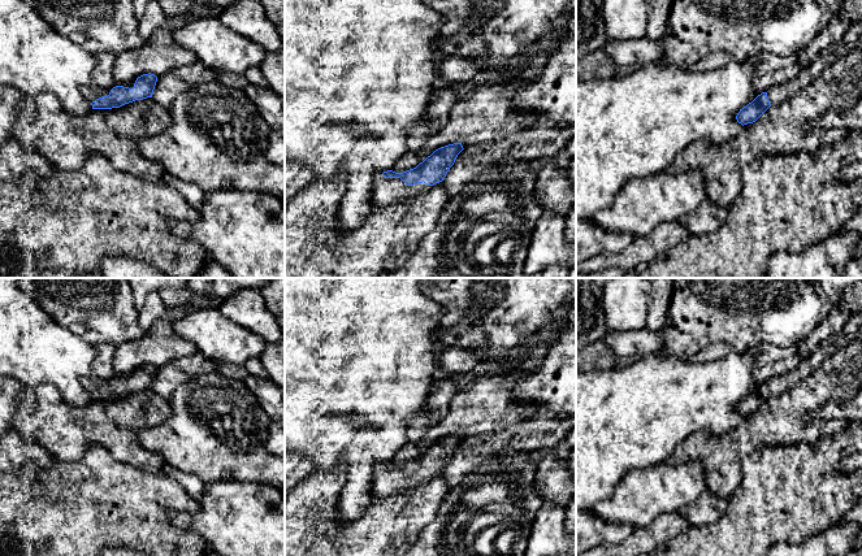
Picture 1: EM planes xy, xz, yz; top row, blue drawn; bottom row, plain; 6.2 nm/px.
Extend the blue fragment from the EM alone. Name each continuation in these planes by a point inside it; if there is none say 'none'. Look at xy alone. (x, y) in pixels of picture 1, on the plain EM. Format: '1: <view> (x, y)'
1: xy (91, 385)

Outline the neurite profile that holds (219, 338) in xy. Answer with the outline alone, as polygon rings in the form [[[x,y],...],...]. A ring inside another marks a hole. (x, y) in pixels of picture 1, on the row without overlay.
[[[218,308],[185,313],[173,322],[173,329],[209,360],[238,366],[260,359],[265,347],[260,336],[222,316]]]

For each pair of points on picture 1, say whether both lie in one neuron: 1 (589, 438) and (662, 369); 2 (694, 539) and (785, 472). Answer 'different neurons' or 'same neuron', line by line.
1: same neuron
2: same neuron

